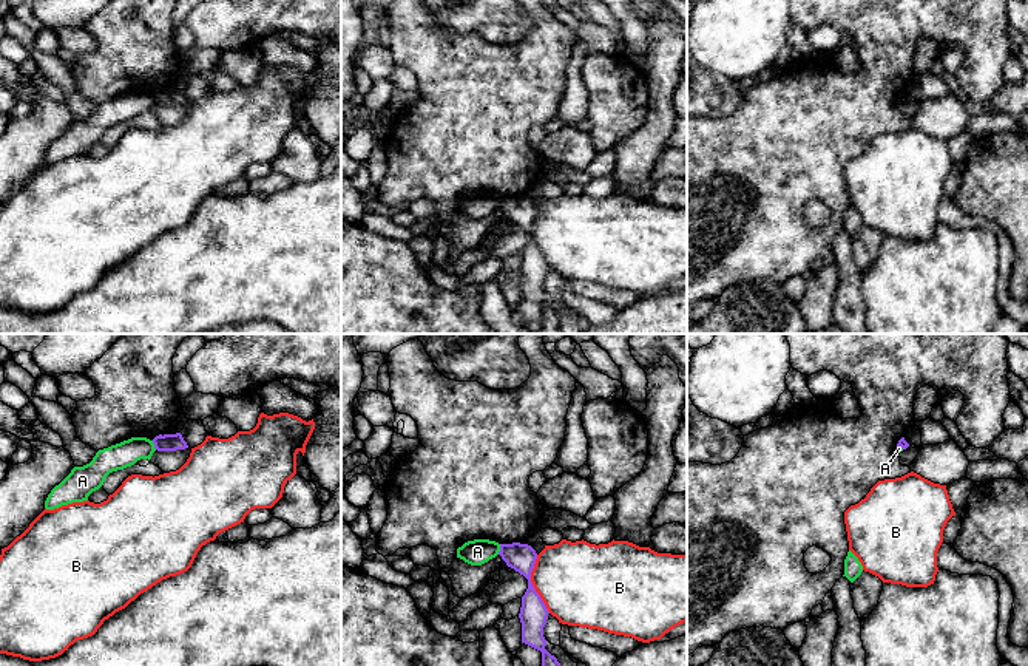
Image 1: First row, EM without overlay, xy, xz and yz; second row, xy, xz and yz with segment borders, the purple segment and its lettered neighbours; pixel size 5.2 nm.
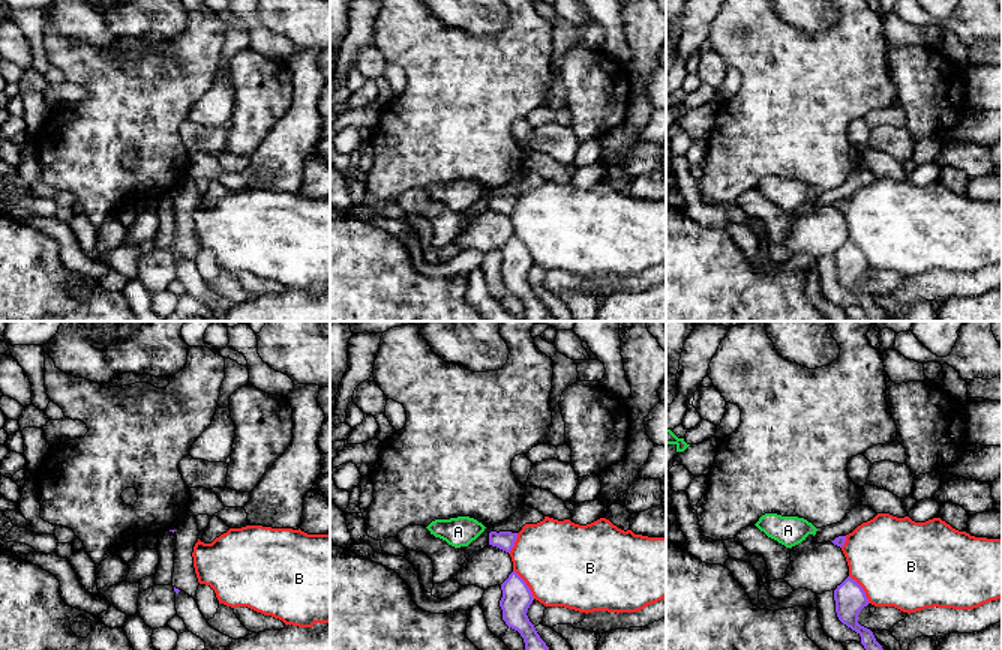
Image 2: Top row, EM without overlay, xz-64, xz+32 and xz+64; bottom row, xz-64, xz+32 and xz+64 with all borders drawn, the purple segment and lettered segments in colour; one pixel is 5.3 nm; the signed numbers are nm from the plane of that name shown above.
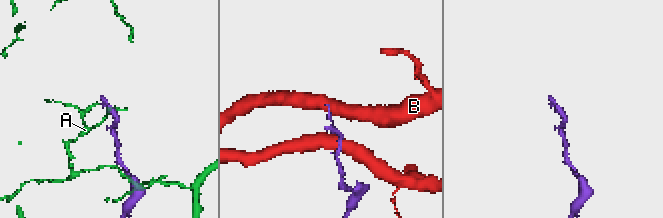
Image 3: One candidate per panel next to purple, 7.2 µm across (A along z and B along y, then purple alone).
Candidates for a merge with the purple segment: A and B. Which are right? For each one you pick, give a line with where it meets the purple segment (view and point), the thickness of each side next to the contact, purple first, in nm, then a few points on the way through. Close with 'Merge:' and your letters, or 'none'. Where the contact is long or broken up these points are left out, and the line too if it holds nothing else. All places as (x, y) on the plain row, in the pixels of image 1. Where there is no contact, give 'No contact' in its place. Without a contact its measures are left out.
Merge: none

